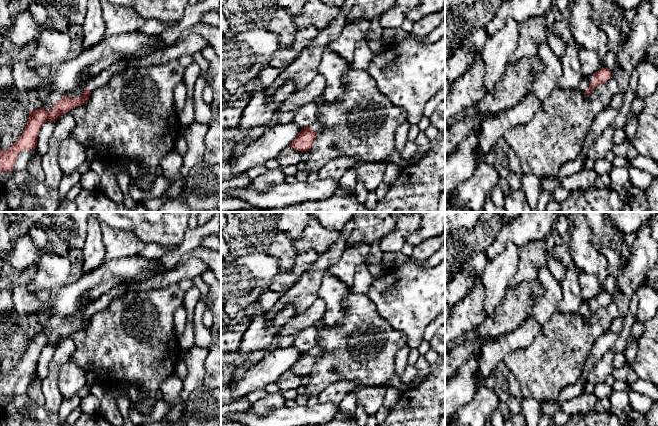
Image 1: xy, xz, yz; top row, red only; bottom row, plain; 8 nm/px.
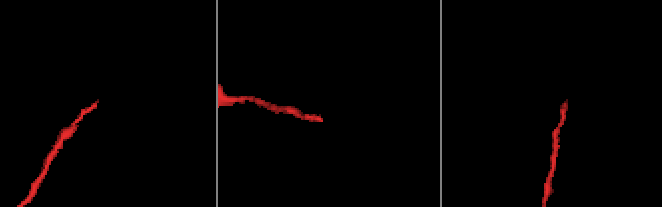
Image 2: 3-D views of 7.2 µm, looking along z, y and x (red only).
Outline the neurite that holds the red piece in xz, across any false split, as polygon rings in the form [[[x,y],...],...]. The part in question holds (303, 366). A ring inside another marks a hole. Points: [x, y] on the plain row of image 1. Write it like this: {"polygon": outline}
{"polygon": [[[315,346],[311,350],[301,353],[297,361],[290,368],[290,371],[301,376],[310,375],[314,364],[321,354],[322,348],[320,346]]]}

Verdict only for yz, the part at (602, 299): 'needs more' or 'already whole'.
needs more

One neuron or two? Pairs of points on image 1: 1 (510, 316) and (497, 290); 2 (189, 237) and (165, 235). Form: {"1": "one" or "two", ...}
{"1": "two", "2": "two"}

